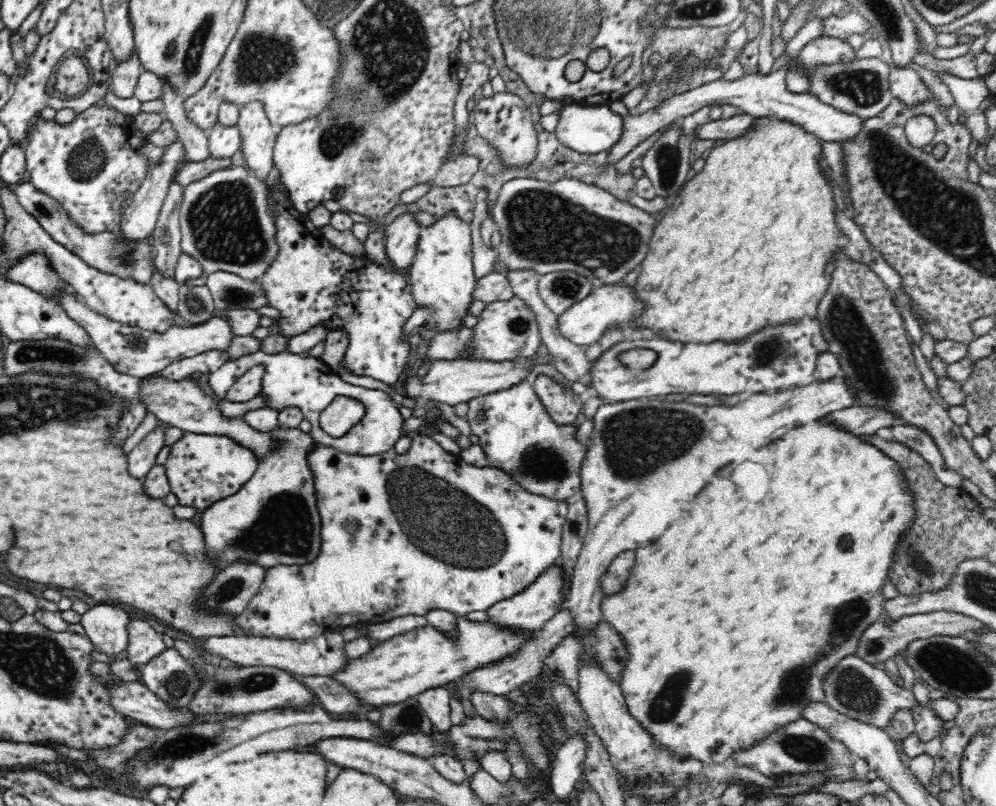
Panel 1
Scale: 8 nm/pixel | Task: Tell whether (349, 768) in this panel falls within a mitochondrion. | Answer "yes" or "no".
no

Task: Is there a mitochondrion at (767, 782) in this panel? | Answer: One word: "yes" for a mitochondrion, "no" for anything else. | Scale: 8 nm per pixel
no

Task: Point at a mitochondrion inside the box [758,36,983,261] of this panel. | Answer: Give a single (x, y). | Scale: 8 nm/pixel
(863, 87)

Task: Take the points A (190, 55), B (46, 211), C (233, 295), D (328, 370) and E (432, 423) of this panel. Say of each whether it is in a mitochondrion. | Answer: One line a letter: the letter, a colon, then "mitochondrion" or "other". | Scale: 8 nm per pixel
A: mitochondrion
B: mitochondrion
C: mitochondrion
D: other
E: other

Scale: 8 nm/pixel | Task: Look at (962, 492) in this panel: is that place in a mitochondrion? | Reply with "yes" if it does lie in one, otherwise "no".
no

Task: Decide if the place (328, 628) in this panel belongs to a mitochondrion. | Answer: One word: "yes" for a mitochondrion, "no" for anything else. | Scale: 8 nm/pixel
no

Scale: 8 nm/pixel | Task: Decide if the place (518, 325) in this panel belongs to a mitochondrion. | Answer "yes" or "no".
yes

